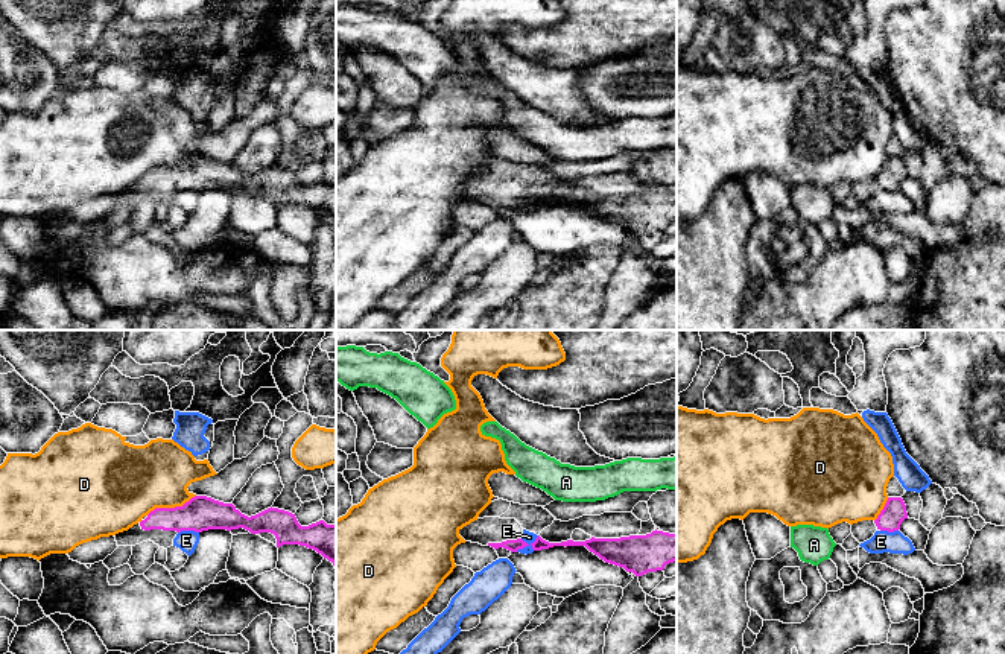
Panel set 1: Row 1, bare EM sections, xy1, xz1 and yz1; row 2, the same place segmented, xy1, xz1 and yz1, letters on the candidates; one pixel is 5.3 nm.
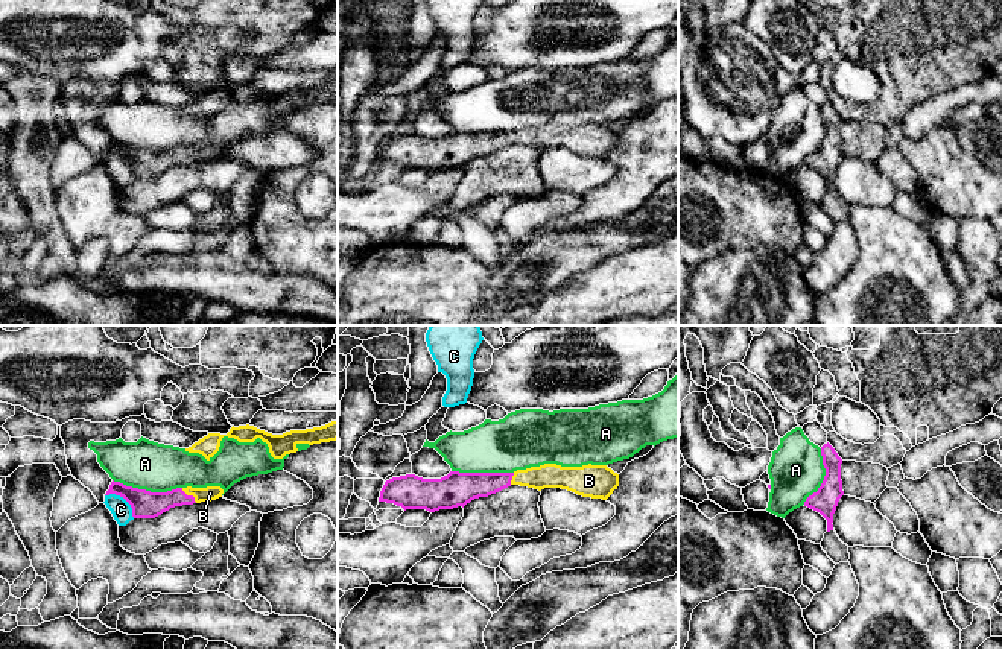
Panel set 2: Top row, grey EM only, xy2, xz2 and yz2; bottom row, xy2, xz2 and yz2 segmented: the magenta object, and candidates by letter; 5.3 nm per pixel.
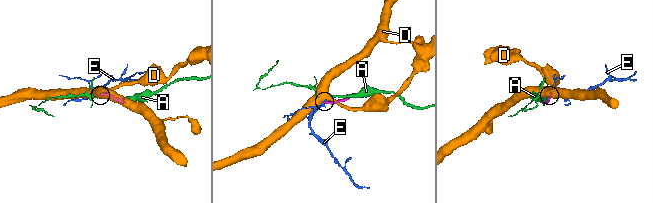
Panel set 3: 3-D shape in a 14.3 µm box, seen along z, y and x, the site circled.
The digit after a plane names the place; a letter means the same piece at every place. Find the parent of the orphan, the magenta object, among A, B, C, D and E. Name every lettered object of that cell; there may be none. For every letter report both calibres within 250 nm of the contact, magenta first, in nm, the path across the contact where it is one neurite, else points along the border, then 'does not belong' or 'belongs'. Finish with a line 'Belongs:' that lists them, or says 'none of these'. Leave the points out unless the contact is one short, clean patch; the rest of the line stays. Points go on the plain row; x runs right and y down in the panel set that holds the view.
A: 140 nm thick on the magenta side, 260 nm on the other; does not belong
B: 140 nm thick on the magenta side, 80 nm on the other; runs through xy2 (145, 164), (190, 155), (210, 152); belongs
C: 140 nm thick on the magenta side, 110 nm on the other; border along xy2 (105, 154), (119, 154), (130, 164), (134, 177); does not belong
D: 190 nm thick on the magenta side, 380 nm on the other; border along xy1 (195, 154), (181, 165), (155, 166), (146, 174); does not belong
E: 60 nm thick on the magenta side, 60 nm on the other; border along xz1 (538, 195), (516, 210); does not belong
Belongs: B

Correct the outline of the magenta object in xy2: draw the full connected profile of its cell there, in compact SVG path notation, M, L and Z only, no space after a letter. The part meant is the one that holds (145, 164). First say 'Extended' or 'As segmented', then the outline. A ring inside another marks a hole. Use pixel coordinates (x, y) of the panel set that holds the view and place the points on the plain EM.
Extended. M113 140L105 155L109 154L123 157L131 164L134 178L155 178L175 166L216 160L222 157L224 149L220 146L187 146L167 152L151 152Z

